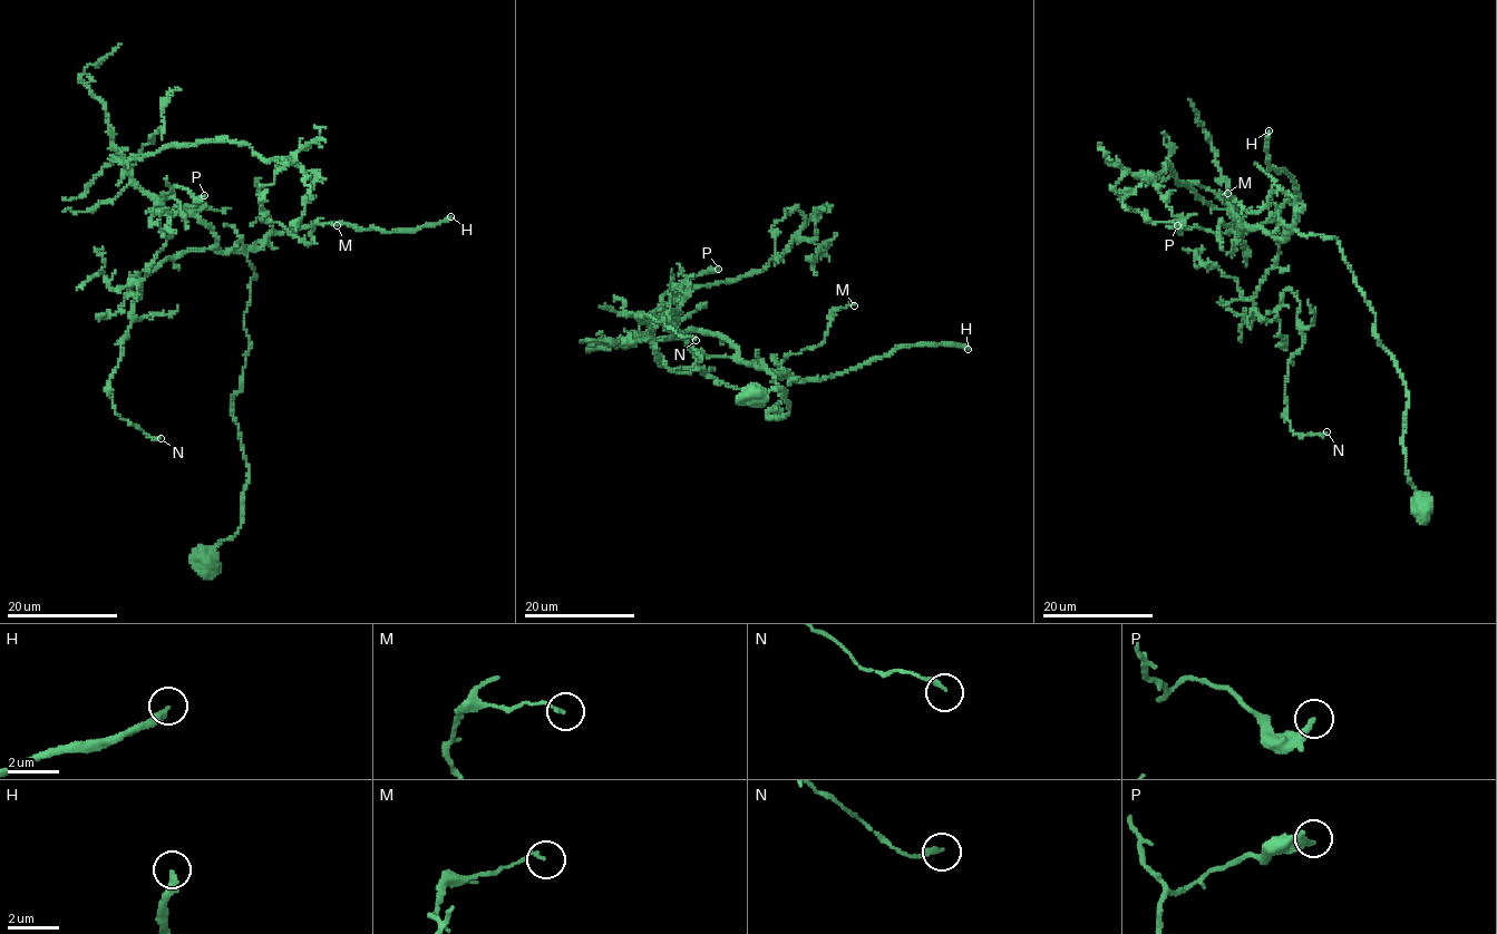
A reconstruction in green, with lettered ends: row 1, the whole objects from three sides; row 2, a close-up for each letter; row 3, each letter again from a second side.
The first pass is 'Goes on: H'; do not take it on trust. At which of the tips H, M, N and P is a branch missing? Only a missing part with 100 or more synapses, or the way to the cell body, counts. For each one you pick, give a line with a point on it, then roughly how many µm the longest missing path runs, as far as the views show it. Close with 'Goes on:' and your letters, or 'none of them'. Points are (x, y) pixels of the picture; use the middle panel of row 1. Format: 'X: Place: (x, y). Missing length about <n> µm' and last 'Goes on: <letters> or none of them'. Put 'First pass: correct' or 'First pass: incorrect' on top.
First pass: correct
H: Place: (968, 349). Missing length about 120 µm
Goes on: H

